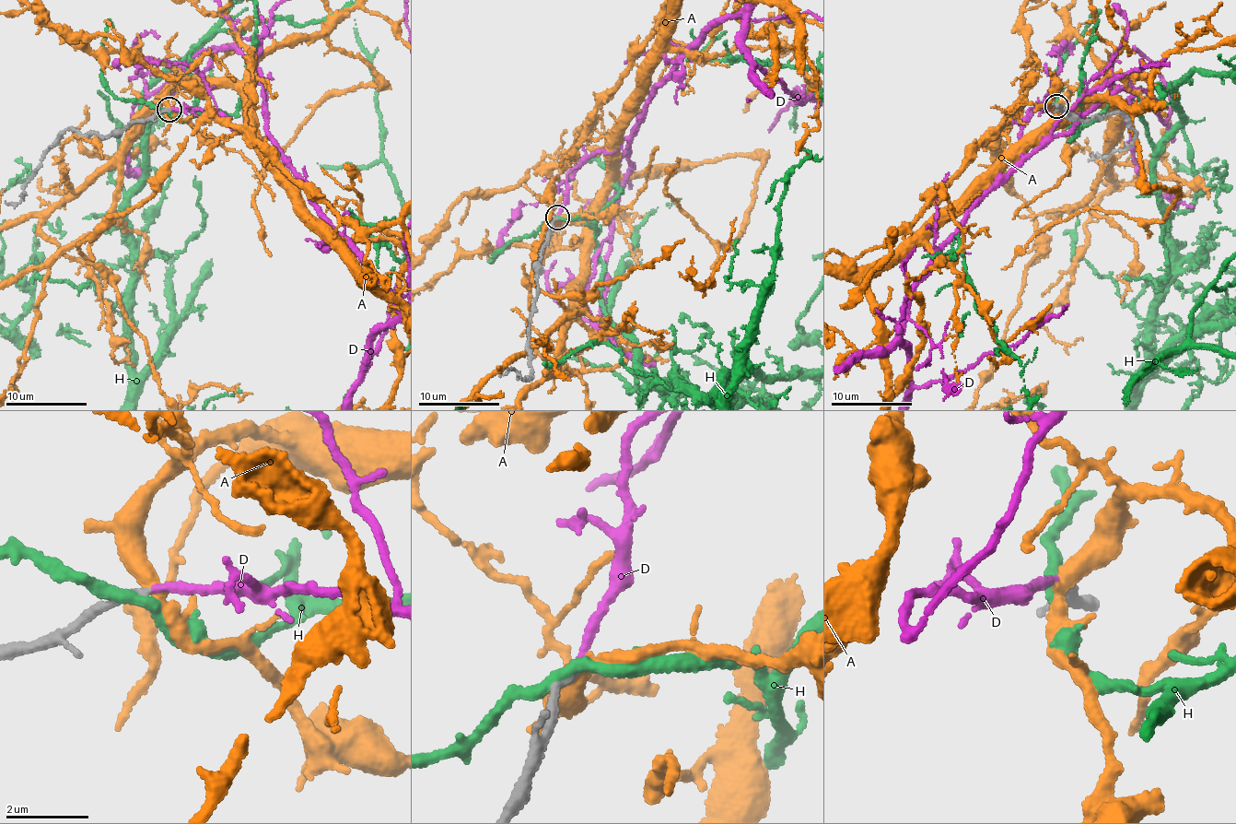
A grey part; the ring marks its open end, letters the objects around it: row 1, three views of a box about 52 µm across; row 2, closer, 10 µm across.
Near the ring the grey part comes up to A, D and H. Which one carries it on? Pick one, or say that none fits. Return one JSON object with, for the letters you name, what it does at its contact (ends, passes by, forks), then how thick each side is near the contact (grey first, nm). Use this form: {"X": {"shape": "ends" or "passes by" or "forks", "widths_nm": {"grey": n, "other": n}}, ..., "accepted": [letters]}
{"D": {"shape": "ends", "widths_nm": {"grey": 200, "other": 190}}, "accepted": ["D"]}

